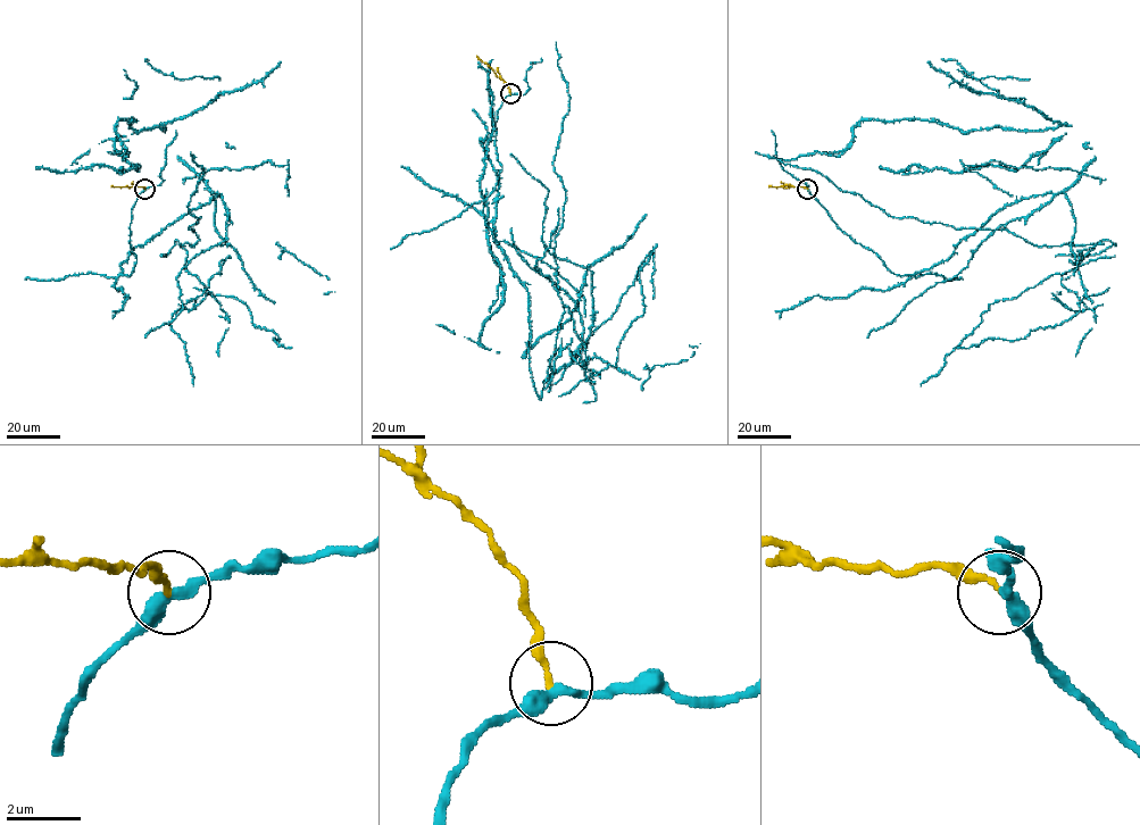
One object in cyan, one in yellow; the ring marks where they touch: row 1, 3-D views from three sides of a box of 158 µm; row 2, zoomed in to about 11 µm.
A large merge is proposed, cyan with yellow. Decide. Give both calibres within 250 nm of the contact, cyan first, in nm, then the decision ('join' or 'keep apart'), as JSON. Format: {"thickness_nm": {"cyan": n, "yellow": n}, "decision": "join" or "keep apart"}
{"thickness_nm": {"cyan": 320, "yellow": 170}, "decision": "keep apart"}

